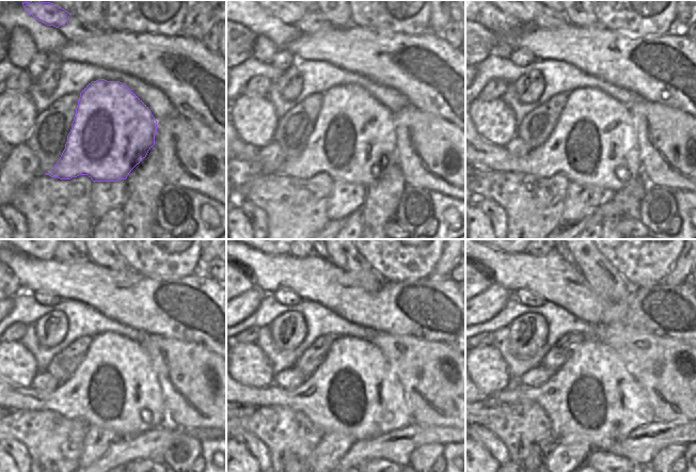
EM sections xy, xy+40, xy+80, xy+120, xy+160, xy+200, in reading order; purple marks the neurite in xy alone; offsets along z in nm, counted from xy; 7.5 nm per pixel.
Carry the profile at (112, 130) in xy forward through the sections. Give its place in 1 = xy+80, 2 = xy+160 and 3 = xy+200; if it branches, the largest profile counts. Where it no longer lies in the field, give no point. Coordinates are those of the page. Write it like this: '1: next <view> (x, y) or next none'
1: next xy+80 (595, 135)
2: next xy+160 (354, 392)
3: next xy+200 (592, 396)

